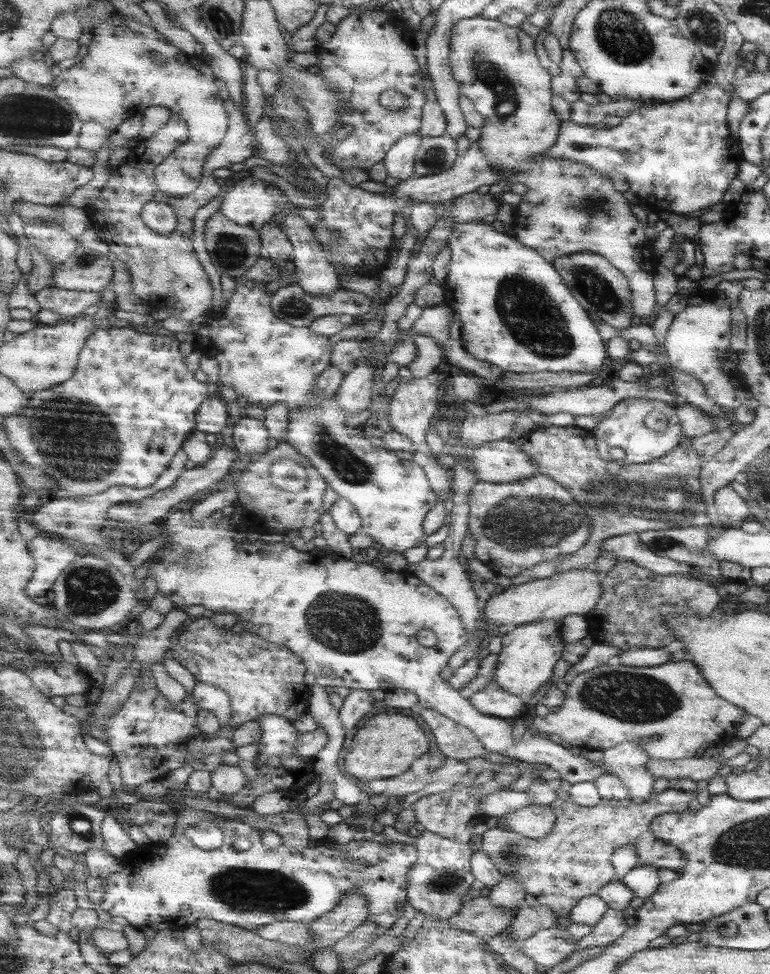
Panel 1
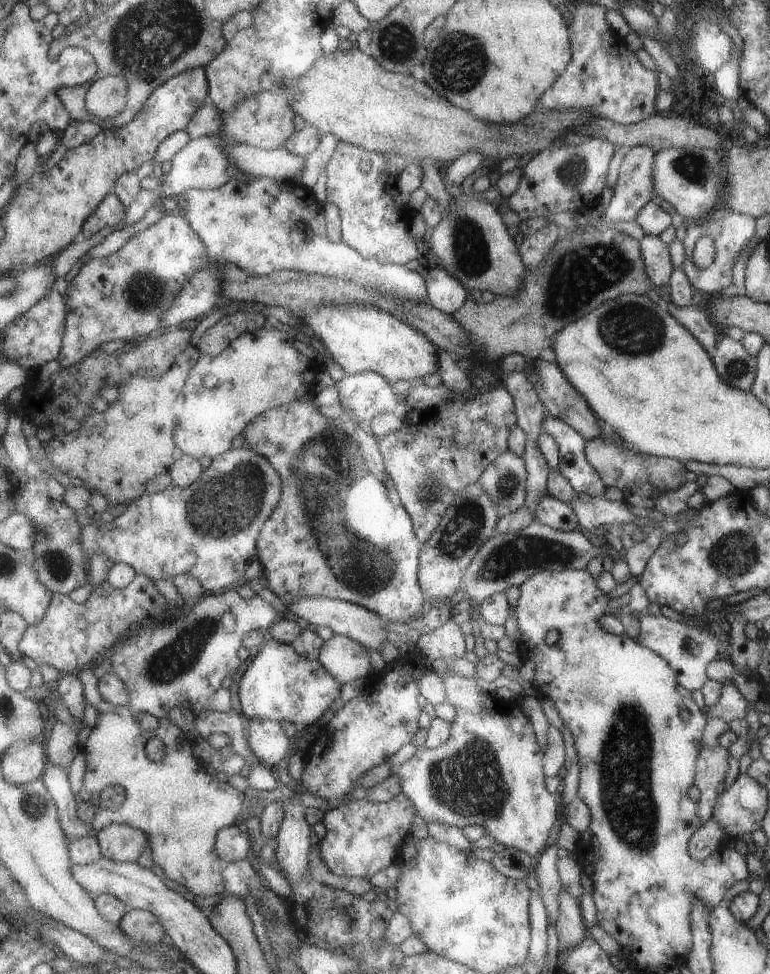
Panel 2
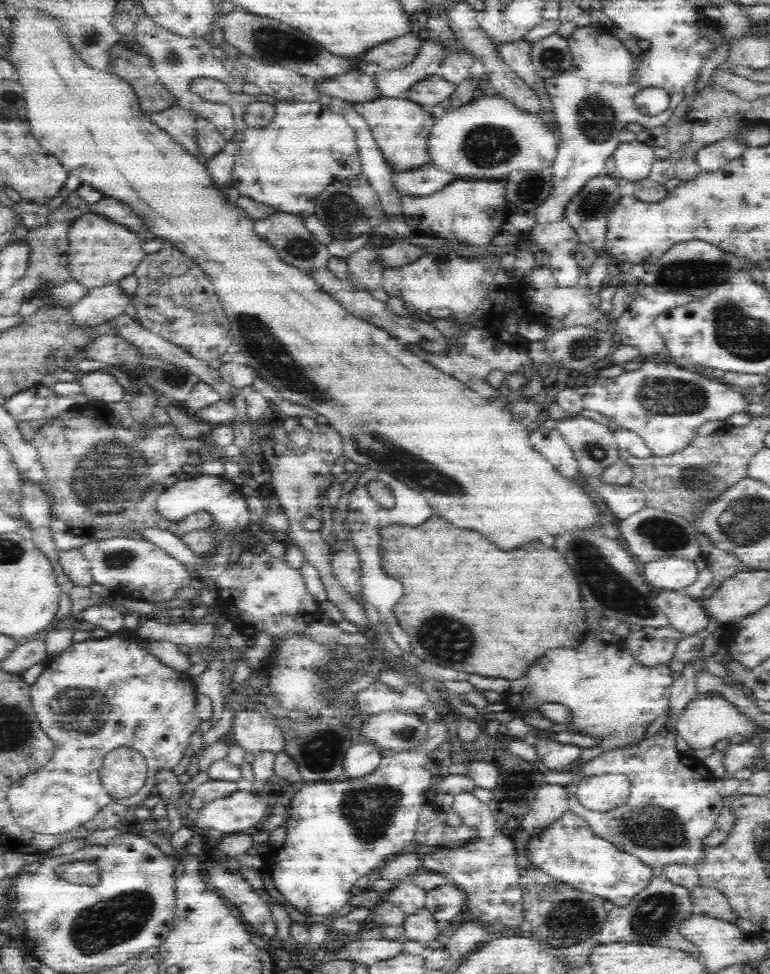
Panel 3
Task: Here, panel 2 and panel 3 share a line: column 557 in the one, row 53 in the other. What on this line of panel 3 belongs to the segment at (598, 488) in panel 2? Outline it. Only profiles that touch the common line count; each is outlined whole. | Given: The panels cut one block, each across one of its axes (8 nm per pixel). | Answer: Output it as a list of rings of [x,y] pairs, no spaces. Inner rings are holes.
[[[426,40],[412,64],[400,70],[384,70],[376,74],[376,86],[380,98],[406,98],[406,92],[426,78],[442,74],[442,62],[446,54],[442,44]]]

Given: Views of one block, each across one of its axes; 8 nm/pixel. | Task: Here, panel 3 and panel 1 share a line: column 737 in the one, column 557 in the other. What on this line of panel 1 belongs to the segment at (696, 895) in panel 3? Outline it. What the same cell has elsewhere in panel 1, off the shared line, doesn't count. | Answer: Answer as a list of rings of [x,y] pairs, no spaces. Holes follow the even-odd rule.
[[[523,904],[523,908],[517,910],[517,918],[515,922],[509,926],[515,940],[519,940],[521,944],[529,938],[533,938],[537,932],[547,930],[547,928],[555,928],[557,926],[557,918],[559,914],[551,908],[551,906],[529,906]]]

